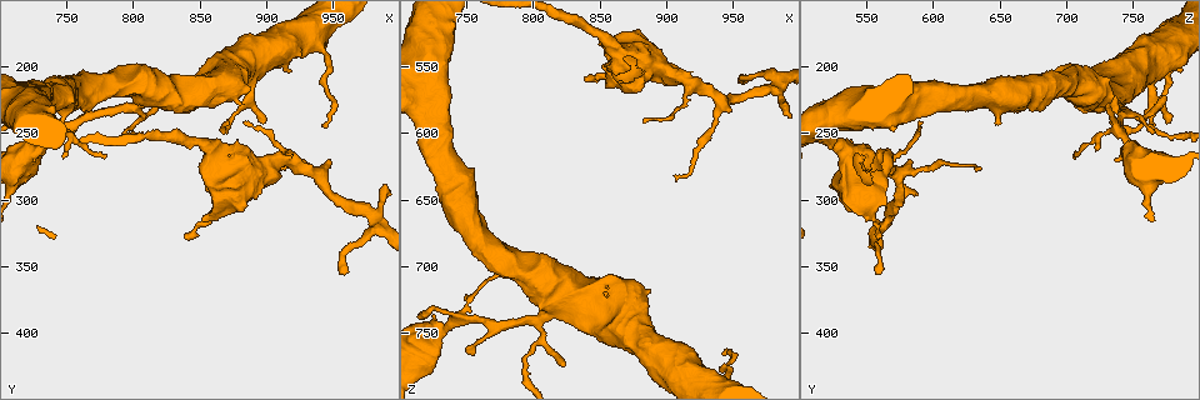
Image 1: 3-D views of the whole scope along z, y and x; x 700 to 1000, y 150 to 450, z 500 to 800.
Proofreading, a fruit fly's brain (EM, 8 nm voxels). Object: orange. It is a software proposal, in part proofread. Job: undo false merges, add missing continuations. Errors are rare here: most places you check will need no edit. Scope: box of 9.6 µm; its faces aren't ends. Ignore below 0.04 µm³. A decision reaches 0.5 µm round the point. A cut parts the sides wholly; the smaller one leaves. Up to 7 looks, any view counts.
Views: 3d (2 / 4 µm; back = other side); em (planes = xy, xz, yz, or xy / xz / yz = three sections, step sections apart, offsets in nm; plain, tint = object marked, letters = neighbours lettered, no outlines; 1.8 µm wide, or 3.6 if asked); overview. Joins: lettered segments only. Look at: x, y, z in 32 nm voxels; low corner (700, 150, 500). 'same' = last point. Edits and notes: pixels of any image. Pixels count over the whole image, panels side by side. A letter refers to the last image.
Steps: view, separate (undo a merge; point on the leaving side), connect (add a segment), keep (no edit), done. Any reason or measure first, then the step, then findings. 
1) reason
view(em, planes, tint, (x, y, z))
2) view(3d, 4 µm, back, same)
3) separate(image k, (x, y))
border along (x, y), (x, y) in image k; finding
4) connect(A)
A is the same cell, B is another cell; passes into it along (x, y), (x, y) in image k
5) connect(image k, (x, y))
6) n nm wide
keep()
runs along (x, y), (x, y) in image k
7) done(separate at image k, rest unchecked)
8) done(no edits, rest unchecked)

branch stops here
view(3d, 2 µm, (838, 330, 558))

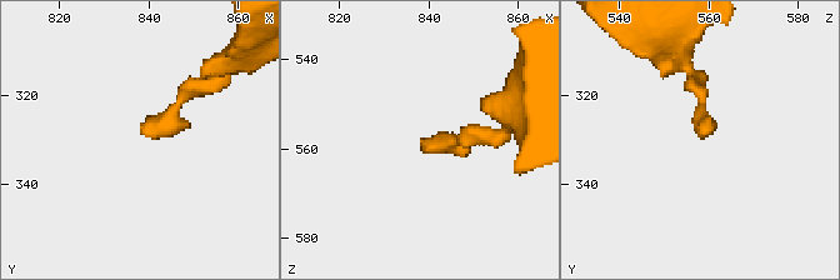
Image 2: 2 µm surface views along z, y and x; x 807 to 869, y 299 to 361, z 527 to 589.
need the tissue
view(em, planes, tint, (838, 329, 557))

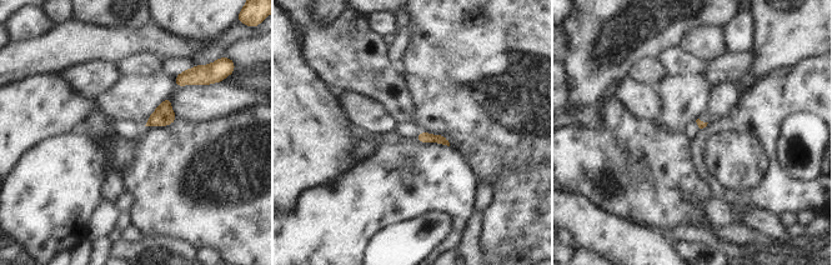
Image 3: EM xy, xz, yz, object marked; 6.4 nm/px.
view(em, planes, letters, same)

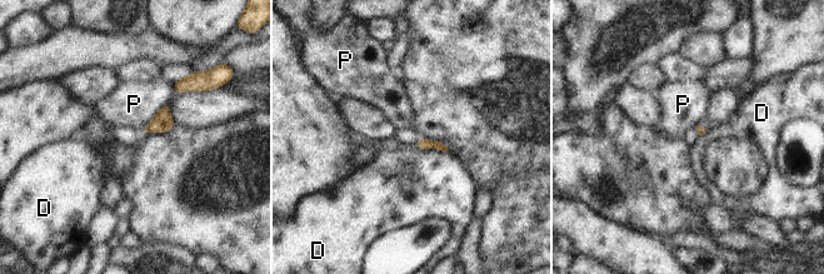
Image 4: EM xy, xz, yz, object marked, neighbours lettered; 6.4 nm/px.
keep()
D and P are other cells; border along (414, 143), (448, 153) in image 4; none of them fits

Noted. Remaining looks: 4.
an open end
view(em, planes, letters, (944, 268, 582))

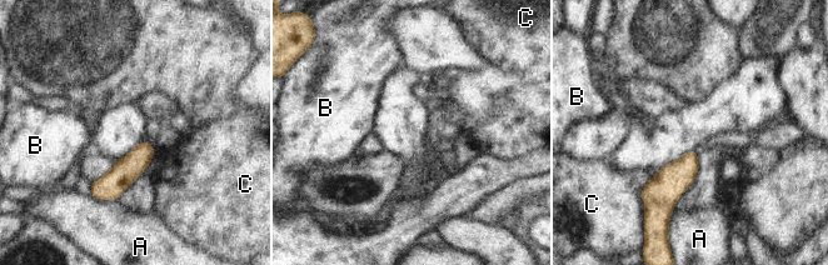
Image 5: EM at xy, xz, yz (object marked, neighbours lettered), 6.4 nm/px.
keep()
A, B and C are other cells; border along (661, 169), (642, 188), (643, 205) in image 5; none of them fits

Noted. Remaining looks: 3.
three arms meet
view(em, xy, step 8, tint, (804, 234, 744))

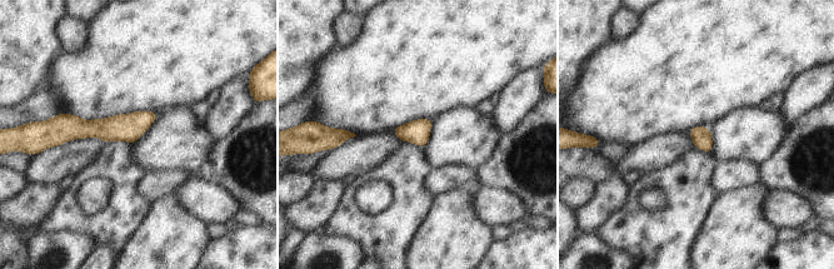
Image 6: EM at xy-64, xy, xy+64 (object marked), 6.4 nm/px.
view(em, planes, letters, same)

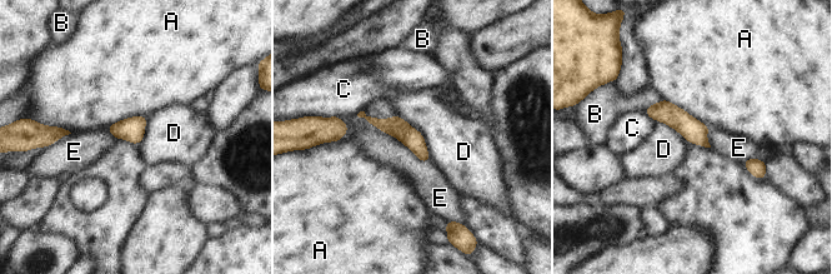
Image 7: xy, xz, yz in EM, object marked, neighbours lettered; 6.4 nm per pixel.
keep()
A, B, C, D and E are other cells; runs along (371, 120), (399, 128), (426, 158) in image 7; one neuron here

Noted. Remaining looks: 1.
done(no edits, rest unchecked)

